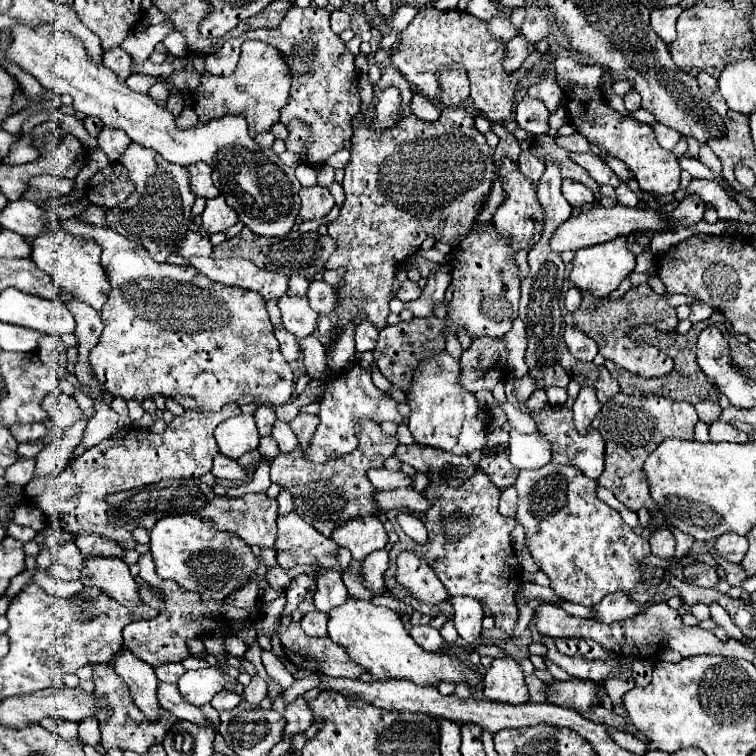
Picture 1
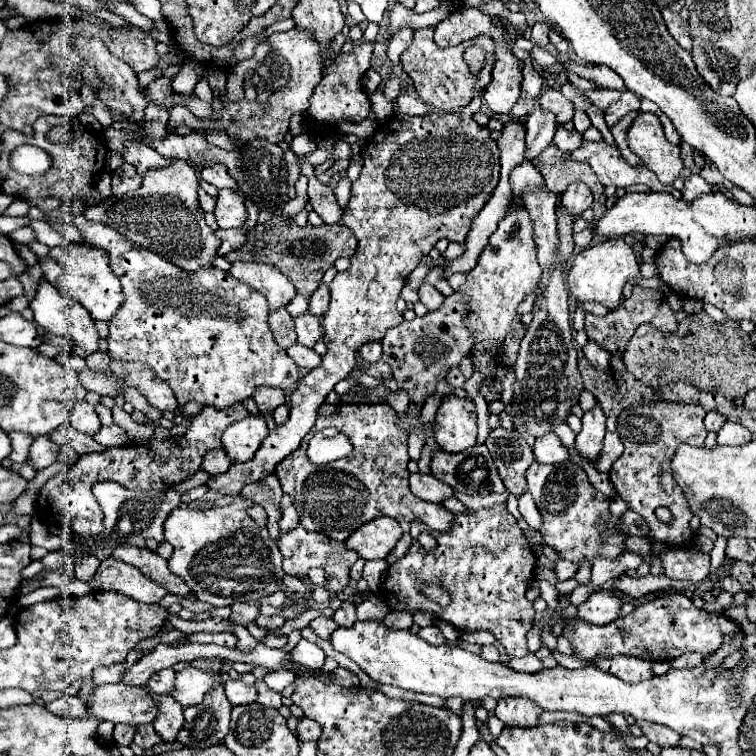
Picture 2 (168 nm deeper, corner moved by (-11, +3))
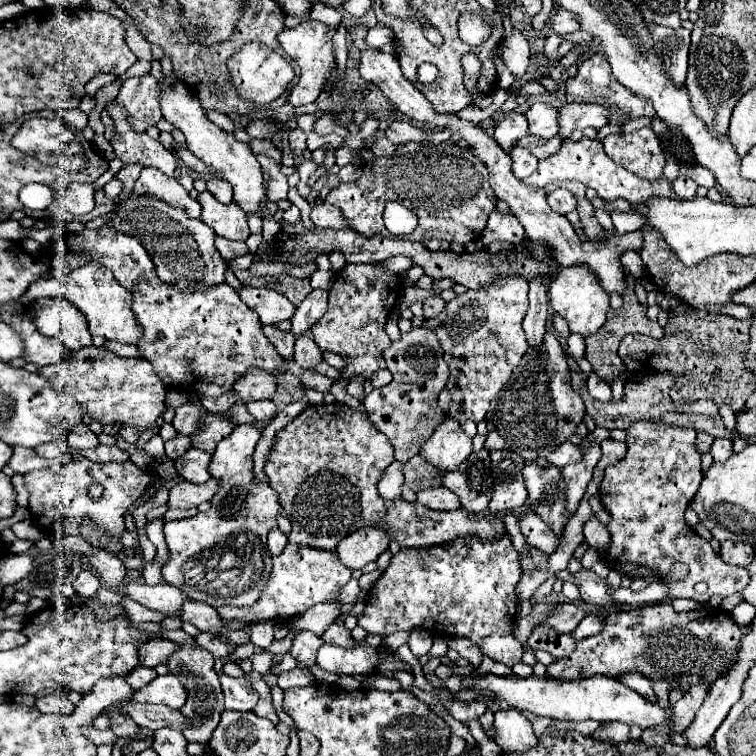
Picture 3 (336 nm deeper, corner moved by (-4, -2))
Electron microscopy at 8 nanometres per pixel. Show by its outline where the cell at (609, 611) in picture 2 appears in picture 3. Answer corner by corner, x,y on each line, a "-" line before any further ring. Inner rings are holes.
559,603
545,623
549,627
553,627
557,633
571,633
585,615
587,615
587,611
579,603
577,605
575,603

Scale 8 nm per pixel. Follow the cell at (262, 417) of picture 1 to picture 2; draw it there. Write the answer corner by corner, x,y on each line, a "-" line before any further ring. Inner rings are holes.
256,388
252,398
258,404
258,410
268,414
272,414
272,410
276,410
280,404
286,402
284,392
280,392
280,388

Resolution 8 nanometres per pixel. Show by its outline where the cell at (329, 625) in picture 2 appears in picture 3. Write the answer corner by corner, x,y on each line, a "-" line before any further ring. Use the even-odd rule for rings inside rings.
299,631
297,637
293,639
289,653
299,661
301,667
309,667
315,663
317,649
321,647
321,643
323,643
321,635
313,633
313,631

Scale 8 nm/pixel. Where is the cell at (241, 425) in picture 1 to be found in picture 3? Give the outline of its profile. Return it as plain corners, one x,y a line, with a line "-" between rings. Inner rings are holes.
237,425
237,429
233,429
233,433
217,445
213,453
213,461
209,465
209,473
223,481
217,497
213,497
211,501
213,507
207,513
197,513
187,519
169,521
163,527
165,541
169,547
169,561
167,565
163,565
163,579
169,585
187,593
191,599
207,603
211,607
221,607
221,605
249,607
261,597
261,593
265,591
265,583
269,583
269,577
271,577
271,557
273,555
267,549
267,533
273,527
277,527
275,517
281,511
279,497
277,497
277,491
273,491
267,485
265,485
265,499
245,497
245,495
255,495
257,491
261,493
263,489
261,483
255,483
255,475
253,475
253,451
259,439
261,439
261,431
255,425
-
225,569
239,569
241,579
217,579
219,573

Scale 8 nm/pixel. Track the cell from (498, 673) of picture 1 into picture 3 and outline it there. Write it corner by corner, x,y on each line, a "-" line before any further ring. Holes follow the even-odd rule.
517,709
495,713
495,741
503,751
525,751
537,745
531,721

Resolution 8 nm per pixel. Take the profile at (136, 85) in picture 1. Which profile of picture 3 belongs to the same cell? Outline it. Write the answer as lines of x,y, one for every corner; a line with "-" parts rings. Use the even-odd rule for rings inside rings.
153,75
145,77
135,77
135,79
125,79
117,101
127,109
131,125
137,127
139,131
147,131
147,127
157,125
163,115
159,107
159,95
161,87

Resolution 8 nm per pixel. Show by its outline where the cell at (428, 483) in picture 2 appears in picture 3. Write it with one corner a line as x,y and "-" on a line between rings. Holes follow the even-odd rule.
433,487
433,489
423,489
417,493
417,503
437,509
437,511
455,511
461,509
459,499
453,495
453,491
445,487

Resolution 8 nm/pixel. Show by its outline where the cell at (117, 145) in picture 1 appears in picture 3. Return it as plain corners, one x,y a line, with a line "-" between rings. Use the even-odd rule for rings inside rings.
143,167
141,169
141,175
133,187
133,193
137,195
143,195
143,193
149,193
149,195
155,195
155,197
161,197
163,201
169,201
171,205
181,205
183,209
187,209
189,217
197,219
201,215
201,205
199,201
195,201
181,185
175,177
169,177
165,173
161,173
159,169
153,169
153,167

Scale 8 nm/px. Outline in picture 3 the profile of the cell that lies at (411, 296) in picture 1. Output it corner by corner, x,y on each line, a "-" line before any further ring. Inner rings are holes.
431,295
423,301
423,317
431,319
437,317
437,313
441,313
441,309
445,307
445,301
439,295

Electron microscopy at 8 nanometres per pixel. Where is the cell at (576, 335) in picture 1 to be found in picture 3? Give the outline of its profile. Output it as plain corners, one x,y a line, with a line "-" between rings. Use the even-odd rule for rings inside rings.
591,371
587,375
587,389
589,389
591,397
599,399
599,401
611,401
611,397
613,397
609,383
605,379
601,379
595,371

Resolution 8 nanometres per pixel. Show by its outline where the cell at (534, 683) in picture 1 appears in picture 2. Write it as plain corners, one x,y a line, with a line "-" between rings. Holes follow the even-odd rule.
528,654
524,658
512,658
510,668
520,670
520,672
538,672
542,668
542,662
534,654

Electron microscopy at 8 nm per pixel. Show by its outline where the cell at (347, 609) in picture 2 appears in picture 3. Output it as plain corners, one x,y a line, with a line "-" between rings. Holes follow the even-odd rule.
331,623
329,625
329,629
323,633
323,641
327,641
327,643
333,643
333,645
341,645
341,647
345,647
345,645
355,645
355,641
353,641
353,637
351,637
351,631
343,625
343,623

